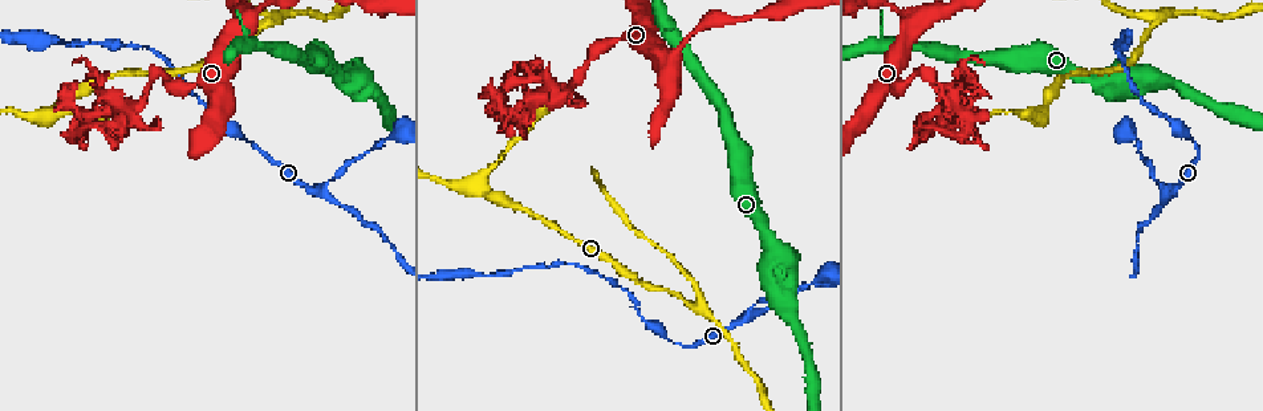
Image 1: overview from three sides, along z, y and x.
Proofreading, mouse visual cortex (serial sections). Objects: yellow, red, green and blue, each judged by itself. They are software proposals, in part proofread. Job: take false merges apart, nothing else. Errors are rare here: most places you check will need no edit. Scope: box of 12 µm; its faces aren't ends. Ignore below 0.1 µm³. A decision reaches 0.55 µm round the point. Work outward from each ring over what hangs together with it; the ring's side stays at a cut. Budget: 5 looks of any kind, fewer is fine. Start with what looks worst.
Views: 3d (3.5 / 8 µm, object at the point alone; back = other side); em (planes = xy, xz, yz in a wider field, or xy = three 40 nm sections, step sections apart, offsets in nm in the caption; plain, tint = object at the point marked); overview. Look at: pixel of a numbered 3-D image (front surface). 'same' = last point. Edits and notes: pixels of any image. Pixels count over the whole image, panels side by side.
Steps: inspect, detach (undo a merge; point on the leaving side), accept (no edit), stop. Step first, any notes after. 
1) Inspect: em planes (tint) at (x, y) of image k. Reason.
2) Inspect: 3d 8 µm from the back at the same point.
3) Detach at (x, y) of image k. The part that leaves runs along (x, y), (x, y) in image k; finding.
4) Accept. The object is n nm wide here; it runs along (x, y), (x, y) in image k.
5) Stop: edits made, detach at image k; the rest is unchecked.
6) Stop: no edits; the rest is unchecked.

Inspect: 3d 3.5 µm from the back at (696, 305) of image 1. Abrupt turn.

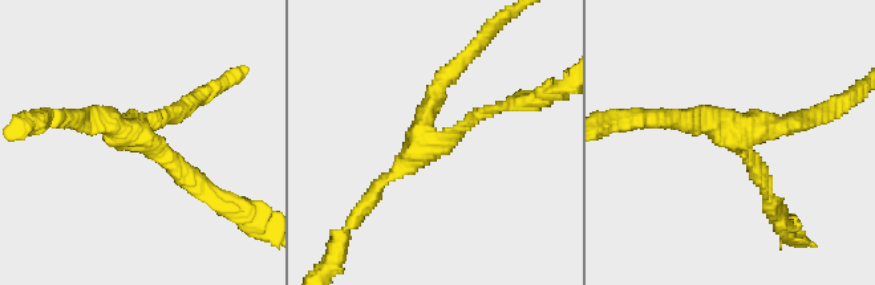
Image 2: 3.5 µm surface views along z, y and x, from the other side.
Accept. The arms are 200, 200, 200 nm wide; it runs along (198, 187), (125, 138), (154, 122) in image 2; one cell here.

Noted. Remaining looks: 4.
Inspect: 3d 3.5 µm from the back at (1167, 194) of image 1. Arms part here.

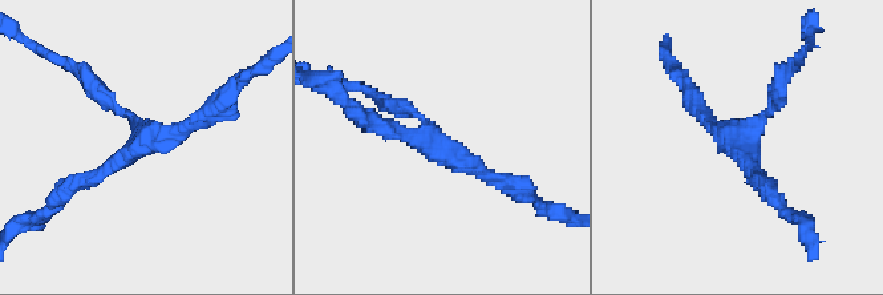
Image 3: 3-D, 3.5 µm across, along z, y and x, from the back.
Inspect: em xy step 1 (plain) at (735, 148) of image 3. 3 arms meet here; the arms are 150, 150, 200 nm wide; shape alone is not enough.

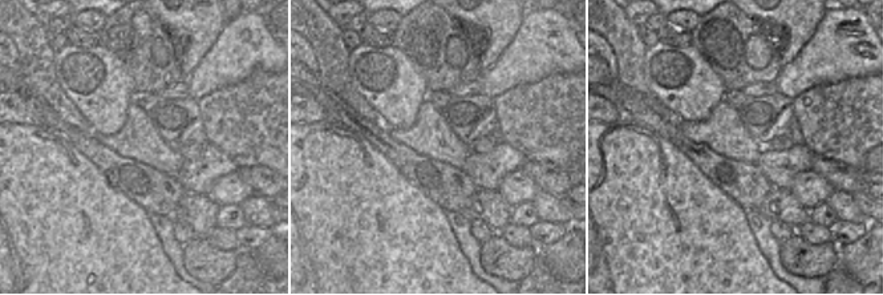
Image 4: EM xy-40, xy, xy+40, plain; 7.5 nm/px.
Inspect: em xy step 1 (tint) at the same point.

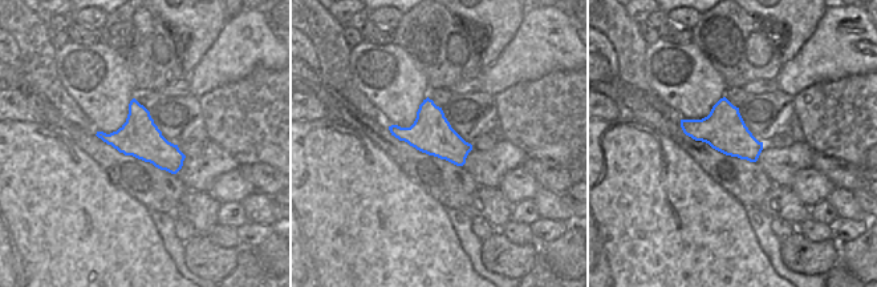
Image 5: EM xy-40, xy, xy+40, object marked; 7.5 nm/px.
Accept. It runs along (507, 185), (454, 161), (433, 126), (392, 106) in image 3; one cell here.

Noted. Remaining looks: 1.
Stop: no edits; the rest is unchecked.

